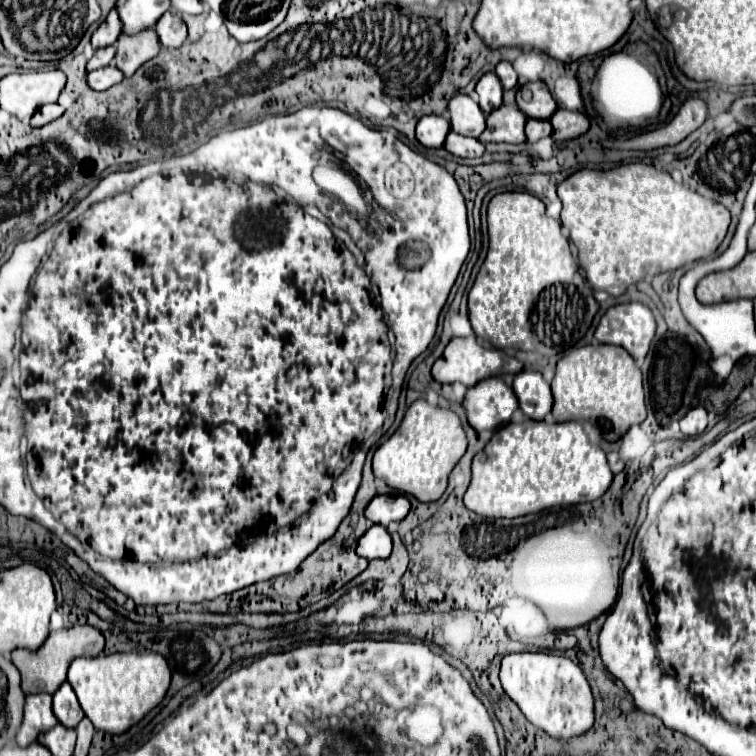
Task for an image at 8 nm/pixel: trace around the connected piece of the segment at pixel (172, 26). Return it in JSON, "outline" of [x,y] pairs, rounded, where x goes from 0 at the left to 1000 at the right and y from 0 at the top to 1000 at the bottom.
{"outline":[[[220,16],[209,29],[206,29],[206,45],[209,53],[217,63],[238,63],[241,56],[246,53],[246,32],[238,24],[238,19]]]}

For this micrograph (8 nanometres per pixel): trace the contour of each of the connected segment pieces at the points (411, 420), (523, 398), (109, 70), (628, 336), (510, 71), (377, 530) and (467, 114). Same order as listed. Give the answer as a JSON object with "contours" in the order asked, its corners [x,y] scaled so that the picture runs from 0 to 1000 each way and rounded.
{"contours":[[[[550,529],[526,563],[526,569],[497,593],[492,619],[495,630],[508,635],[516,646],[545,653],[556,664],[577,664],[593,638],[593,627],[616,598],[616,574],[603,545],[569,537],[563,529]]],[[[693,489],[680,497],[680,521],[688,532],[688,542],[706,556],[720,556],[720,550],[730,542],[730,521],[728,508],[720,505],[714,492]]],[[[140,87],[132,93],[124,93],[116,98],[116,114],[127,122],[138,122],[143,116],[148,116],[151,111],[159,111],[164,106],[164,101],[159,98],[159,93],[153,87]]],[[[831,399],[802,410],[788,434],[788,450],[796,455],[823,458],[844,481],[849,481],[865,439],[868,423],[862,410],[849,399]]],[[[661,82],[661,85],[656,87],[656,98],[659,98],[659,103],[661,103],[661,108],[664,108],[664,114],[667,114],[669,119],[675,119],[675,116],[680,116],[680,114],[685,111],[685,98],[683,98],[683,93],[677,90],[675,82]]],[[[489,696],[484,706],[474,714],[471,730],[487,741],[513,738],[519,733],[519,712],[508,696]]],[[[606,124],[595,132],[593,146],[595,146],[595,164],[598,164],[601,175],[606,175],[611,180],[635,183],[635,177],[640,175],[640,167],[643,167],[643,156],[640,156],[632,135],[627,135],[616,124]]]]}

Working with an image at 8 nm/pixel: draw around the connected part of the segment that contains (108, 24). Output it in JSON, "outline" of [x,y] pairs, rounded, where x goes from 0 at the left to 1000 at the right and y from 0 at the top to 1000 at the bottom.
{"outline":[[[148,13],[143,19],[143,24],[130,34],[130,40],[122,45],[122,63],[138,63],[138,61],[148,61],[156,48],[161,42],[161,32],[159,32],[159,24],[156,24],[156,16]]]}

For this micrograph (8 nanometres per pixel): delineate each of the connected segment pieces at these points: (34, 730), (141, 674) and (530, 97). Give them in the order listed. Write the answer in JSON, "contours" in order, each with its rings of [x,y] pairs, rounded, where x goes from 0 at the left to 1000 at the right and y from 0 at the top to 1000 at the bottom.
{"contours":[[[[66,918],[34,921],[29,960],[21,971],[24,987],[37,987],[50,976],[50,971],[63,968],[63,963],[69,963],[71,958],[77,958],[77,952],[69,942],[69,921]]],[[[206,862],[132,865],[127,870],[95,873],[90,884],[90,902],[95,905],[111,944],[122,952],[127,966],[161,971],[214,929],[225,905],[225,884]]],[[[698,108],[688,114],[683,124],[683,135],[698,156],[712,156],[712,159],[725,159],[738,143],[735,132],[730,130],[720,108]]]]}

